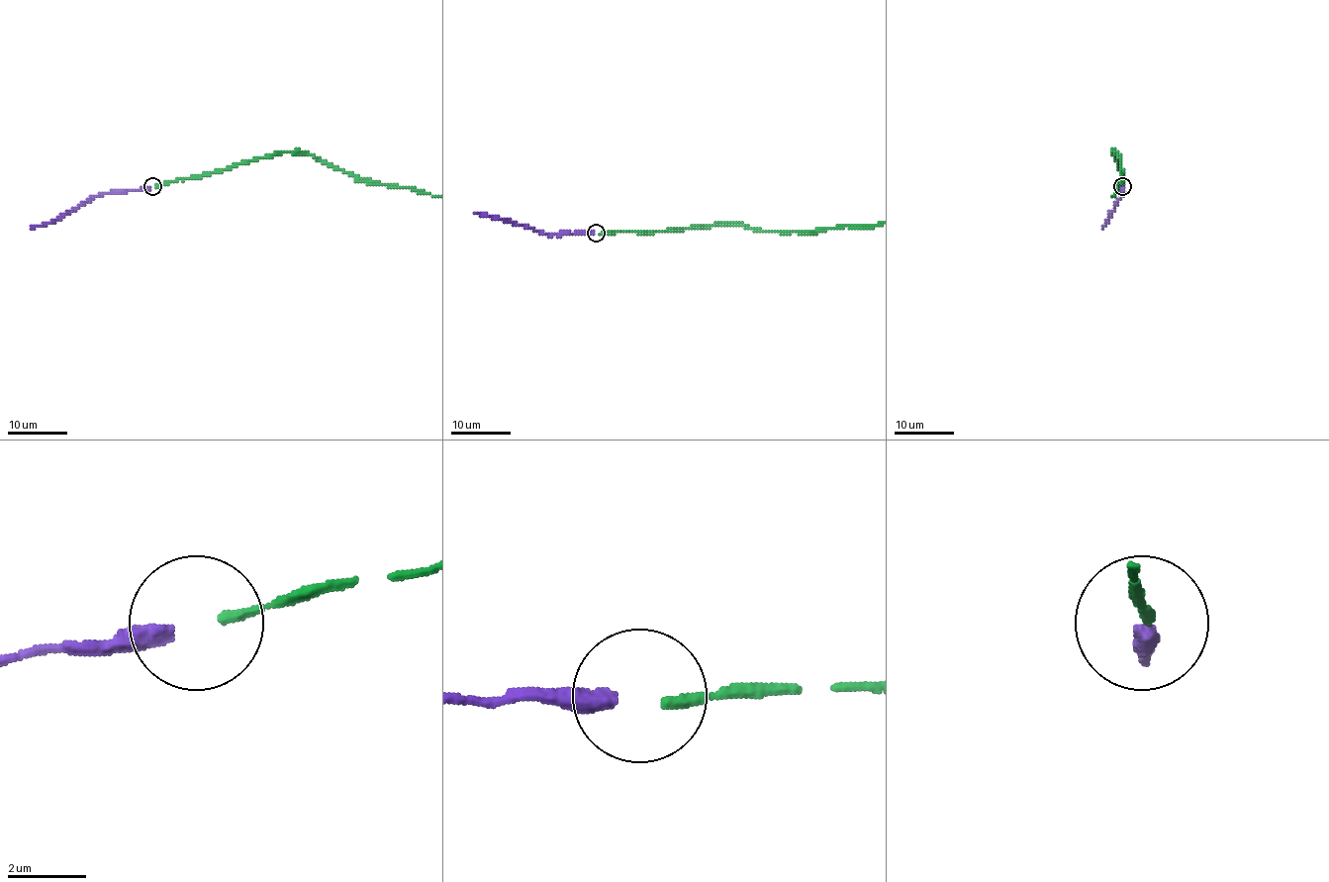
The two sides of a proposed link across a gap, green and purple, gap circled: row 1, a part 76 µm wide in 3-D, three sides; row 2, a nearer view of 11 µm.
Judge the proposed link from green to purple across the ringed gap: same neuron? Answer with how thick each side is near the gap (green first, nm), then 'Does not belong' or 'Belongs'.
Thickness 280 nm (green) against 440 nm. Belongs

